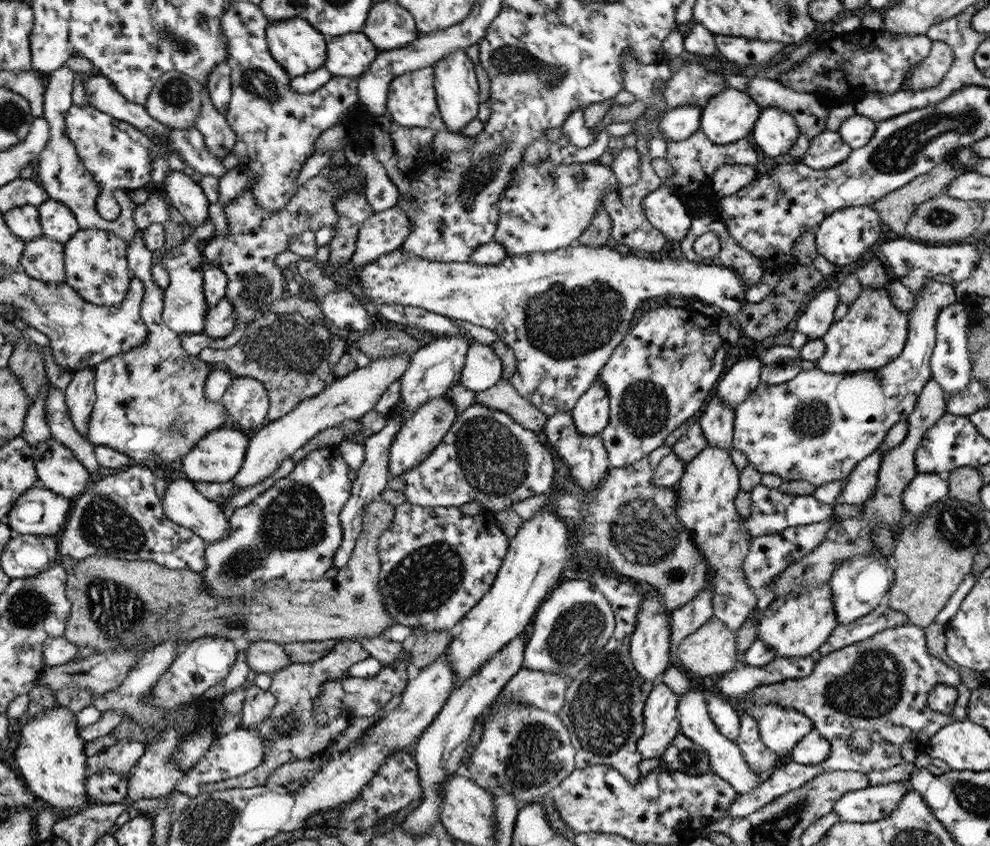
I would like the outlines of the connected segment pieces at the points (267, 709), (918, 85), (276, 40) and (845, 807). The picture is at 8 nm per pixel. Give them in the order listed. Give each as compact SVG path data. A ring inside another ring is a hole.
M251 683L244 694L241 727L247 729L260 725L270 717L270 713L274 711L276 699L269 691L261 690Z
M940 40L933 41L930 52L910 70L905 88L916 91L940 84L950 70L953 60L951 46Z
M303 16L288 20L273 20L268 26L268 43L272 55L282 64L291 78L314 72L324 66L326 43L320 30L309 23Z
M907 782L868 786L844 794L836 801L832 811L842 822L876 822L890 815L910 789Z

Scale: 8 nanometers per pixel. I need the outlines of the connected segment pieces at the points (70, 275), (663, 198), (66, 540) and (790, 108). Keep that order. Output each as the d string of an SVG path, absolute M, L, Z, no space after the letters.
M82 229L65 243L65 283L77 289L86 301L114 307L125 300L131 282L128 244L117 234L101 229Z
M656 188L646 196L644 202L646 217L656 228L666 236L668 245L678 250L683 245L683 240L689 235L692 228L692 214L684 204L668 188Z
M132 463L120 473L103 477L75 499L69 523L59 537L61 558L82 560L102 555L131 561L154 560L166 568L197 573L208 566L205 560L207 542L168 517L156 495L154 474L149 467Z
M758 76L749 79L747 92L761 108L778 107L789 112L796 119L799 132L804 133L809 142L816 133L827 130L829 109L812 93L799 93L776 80Z

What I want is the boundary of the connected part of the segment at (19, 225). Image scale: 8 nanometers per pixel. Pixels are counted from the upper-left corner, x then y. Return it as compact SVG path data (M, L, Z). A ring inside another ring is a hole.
M25 205L14 208L3 216L9 229L25 243L44 235L44 230L41 229L39 208Z

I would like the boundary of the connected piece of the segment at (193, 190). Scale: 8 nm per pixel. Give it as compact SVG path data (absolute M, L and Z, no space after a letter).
M188 171L168 172L162 187L165 188L162 191L164 196L186 220L188 232L195 231L206 220L210 220L209 198L204 189L190 178Z

